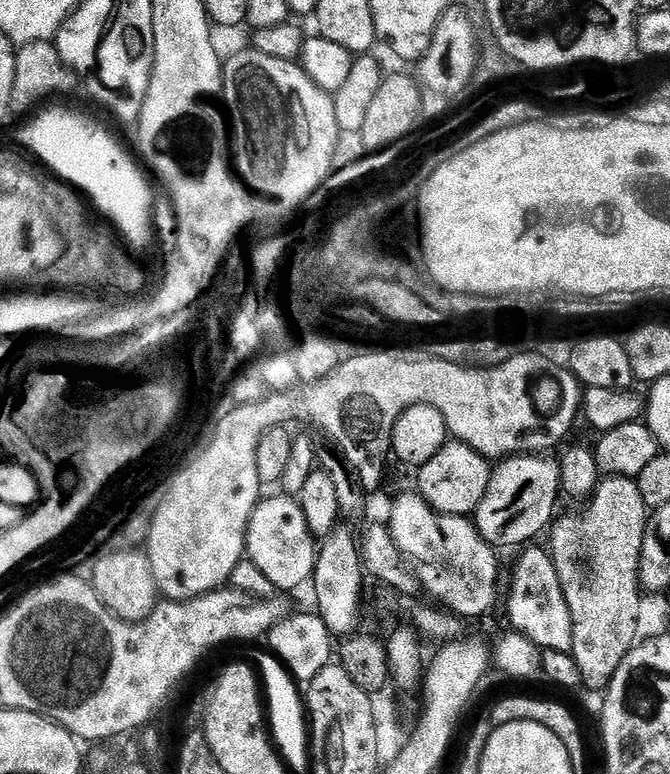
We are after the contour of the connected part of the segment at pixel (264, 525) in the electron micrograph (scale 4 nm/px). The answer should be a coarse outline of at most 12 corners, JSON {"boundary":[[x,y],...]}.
{"boundary":[[265,497],[247,557],[279,591],[311,579],[318,555],[299,501]]}

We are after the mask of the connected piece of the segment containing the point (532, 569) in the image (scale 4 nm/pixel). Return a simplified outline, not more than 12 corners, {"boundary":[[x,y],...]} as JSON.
{"boundary":[[525,547],[509,625],[541,650],[571,653],[574,630],[551,555]]}

